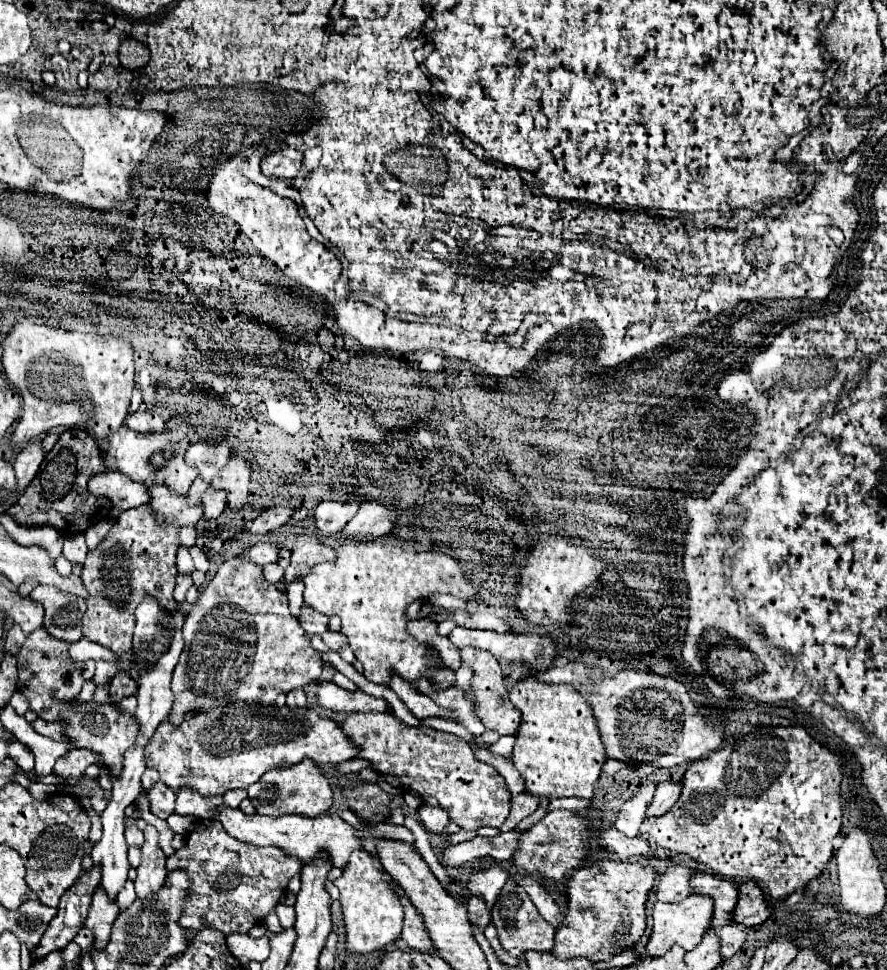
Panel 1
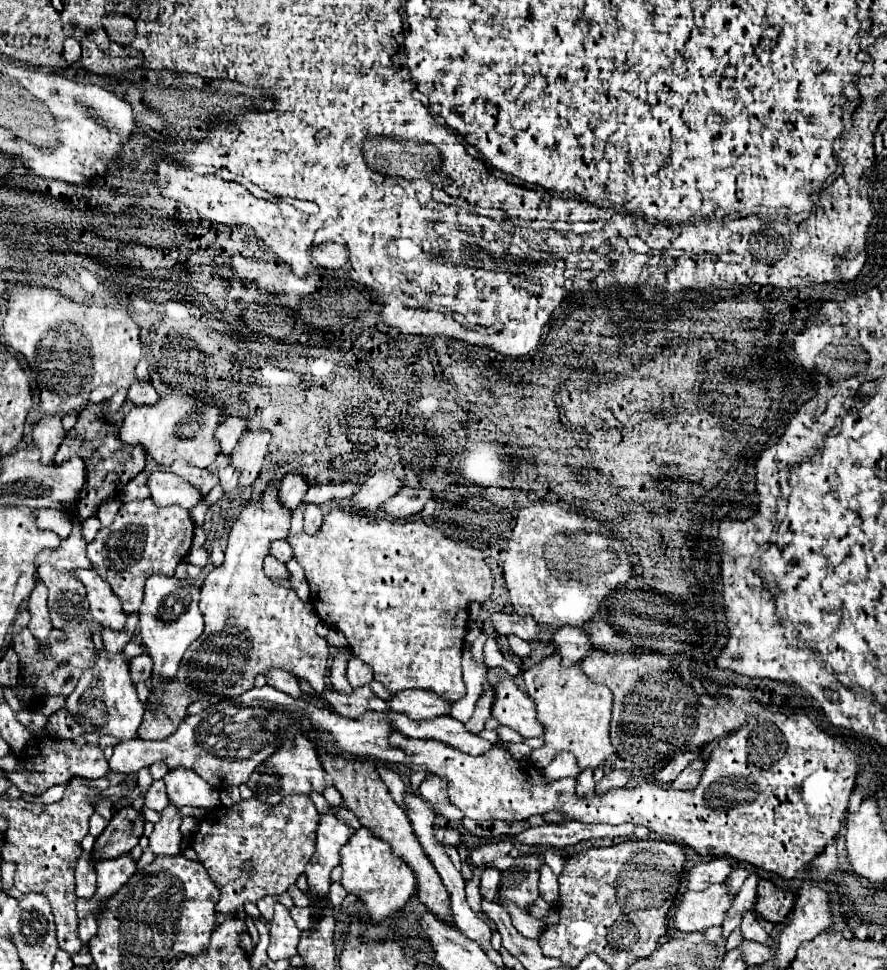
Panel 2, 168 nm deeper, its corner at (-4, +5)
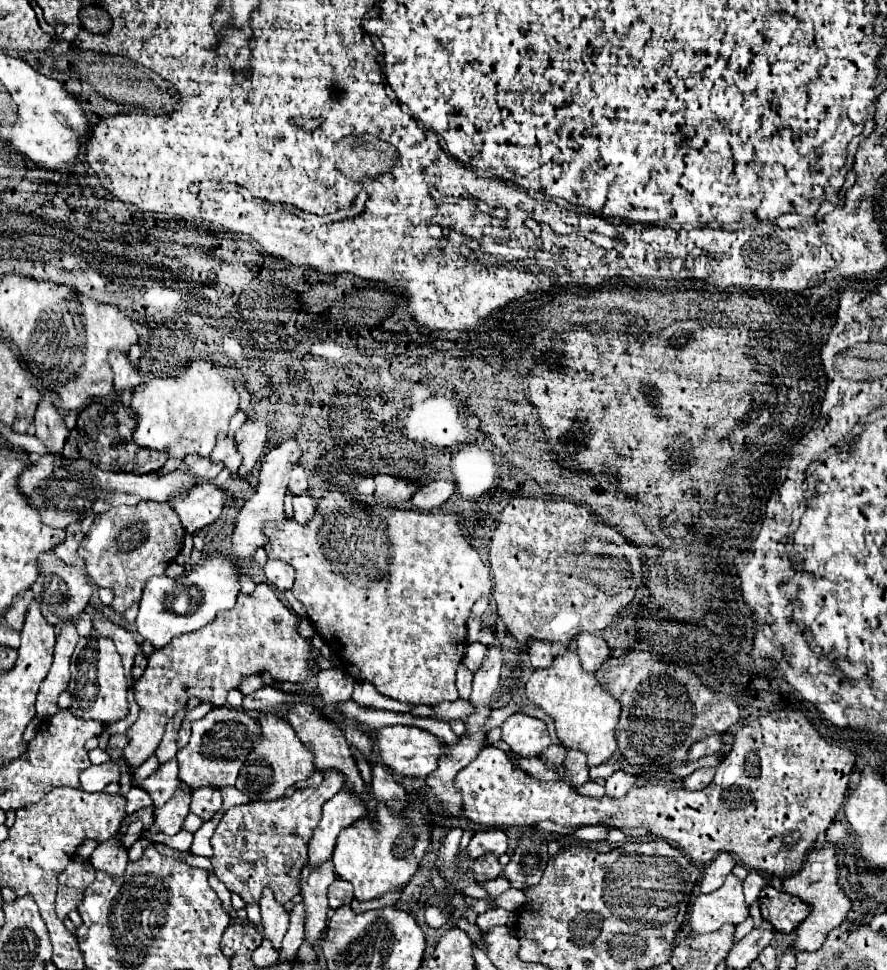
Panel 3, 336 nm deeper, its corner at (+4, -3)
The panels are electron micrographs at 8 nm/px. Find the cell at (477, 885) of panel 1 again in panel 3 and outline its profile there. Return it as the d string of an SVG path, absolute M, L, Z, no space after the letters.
M489 829L489 831L475 833L467 847L467 853L471 859L477 859L487 853L493 853L495 857L499 857L505 851L507 851L507 835L501 829Z

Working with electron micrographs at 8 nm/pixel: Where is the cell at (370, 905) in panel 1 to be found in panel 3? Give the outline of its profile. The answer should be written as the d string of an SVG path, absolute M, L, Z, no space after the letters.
M409 795L409 807L403 817L393 817L389 809L379 803L377 819L363 817L339 833L331 861L335 865L337 877L353 885L355 899L371 901L409 883L419 867L419 861L431 847L431 821L427 817L427 811L429 809L421 799Z

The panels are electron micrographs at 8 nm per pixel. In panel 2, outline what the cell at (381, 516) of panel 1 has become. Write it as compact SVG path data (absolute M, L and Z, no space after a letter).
M427 485L405 487L401 489L401 493L397 493L397 497L391 497L385 505L381 505L381 509L385 509L385 513L389 513L395 519L407 519L415 517L431 497L433 489Z

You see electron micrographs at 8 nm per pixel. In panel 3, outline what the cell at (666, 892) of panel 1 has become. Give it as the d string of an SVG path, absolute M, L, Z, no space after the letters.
M721 853L713 863L711 867L707 867L703 879L701 879L701 893L713 893L715 889L719 889L725 881L725 877L731 873L735 865L735 859L727 853Z

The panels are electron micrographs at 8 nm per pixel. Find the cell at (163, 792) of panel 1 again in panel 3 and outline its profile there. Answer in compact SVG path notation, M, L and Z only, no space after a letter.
M133 787L127 795L127 813L135 813L139 809L147 809L147 807L153 807L153 801L149 797L149 793L145 793L145 789L141 787Z

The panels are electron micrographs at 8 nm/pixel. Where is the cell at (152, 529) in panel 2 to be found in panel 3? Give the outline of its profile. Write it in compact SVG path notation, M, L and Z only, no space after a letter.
M141 501L133 507L121 505L121 507L109 509L105 515L97 515L79 547L79 557L83 557L87 573L95 585L111 589L115 595L113 599L131 599L131 605L133 605L135 601L141 599L145 581L153 575L163 575L169 563L177 557L177 553L183 547L183 537L185 537L185 529L169 503Z

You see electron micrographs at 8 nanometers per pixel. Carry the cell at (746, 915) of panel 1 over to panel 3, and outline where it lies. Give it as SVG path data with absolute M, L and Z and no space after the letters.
M771 885L761 889L759 903L763 919L773 923L781 933L791 933L809 915L809 905Z

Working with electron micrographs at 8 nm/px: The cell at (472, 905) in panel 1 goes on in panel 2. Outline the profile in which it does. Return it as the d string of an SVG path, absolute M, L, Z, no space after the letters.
M487 867L483 871L483 877L481 877L481 895L487 899L487 901L493 901L495 899L495 893L499 891L499 879L501 879L501 871L495 869L495 867Z

